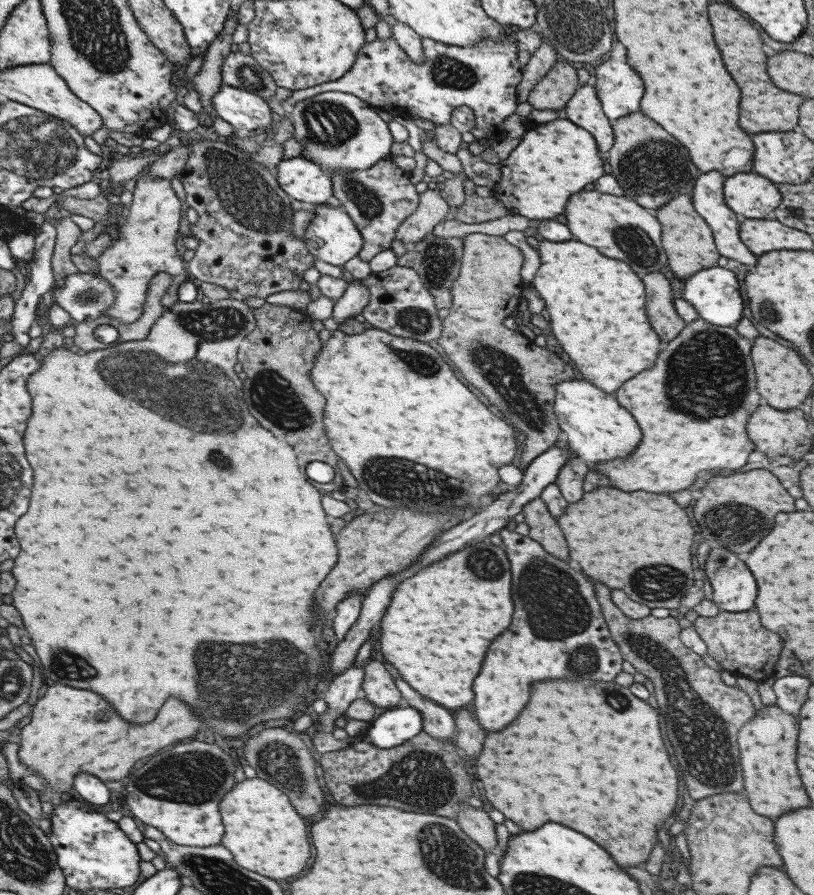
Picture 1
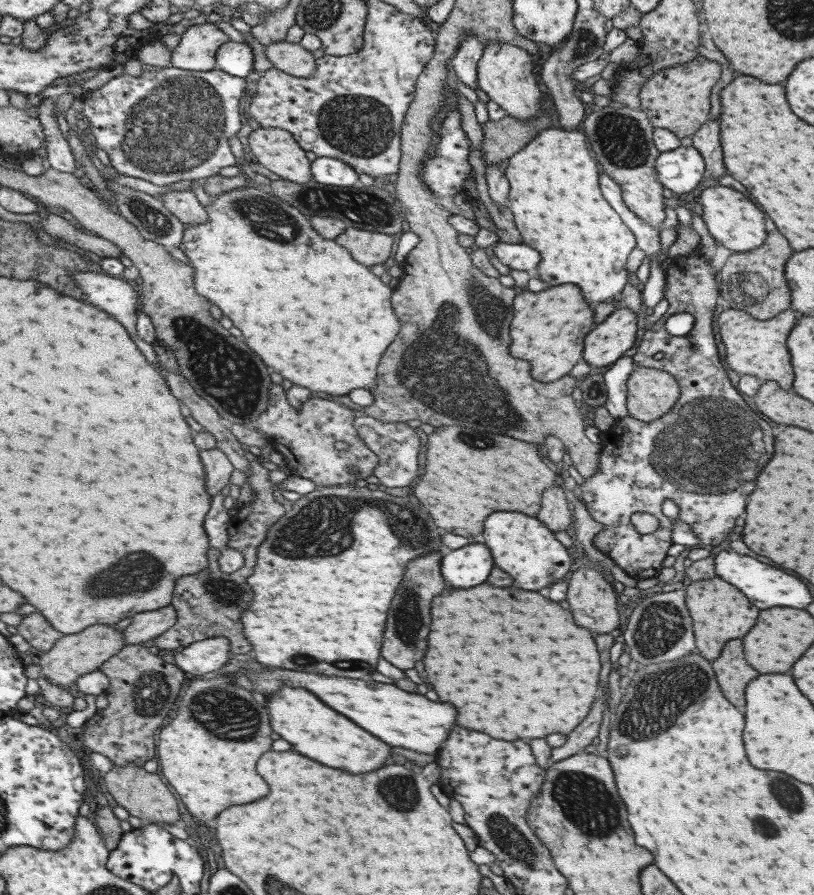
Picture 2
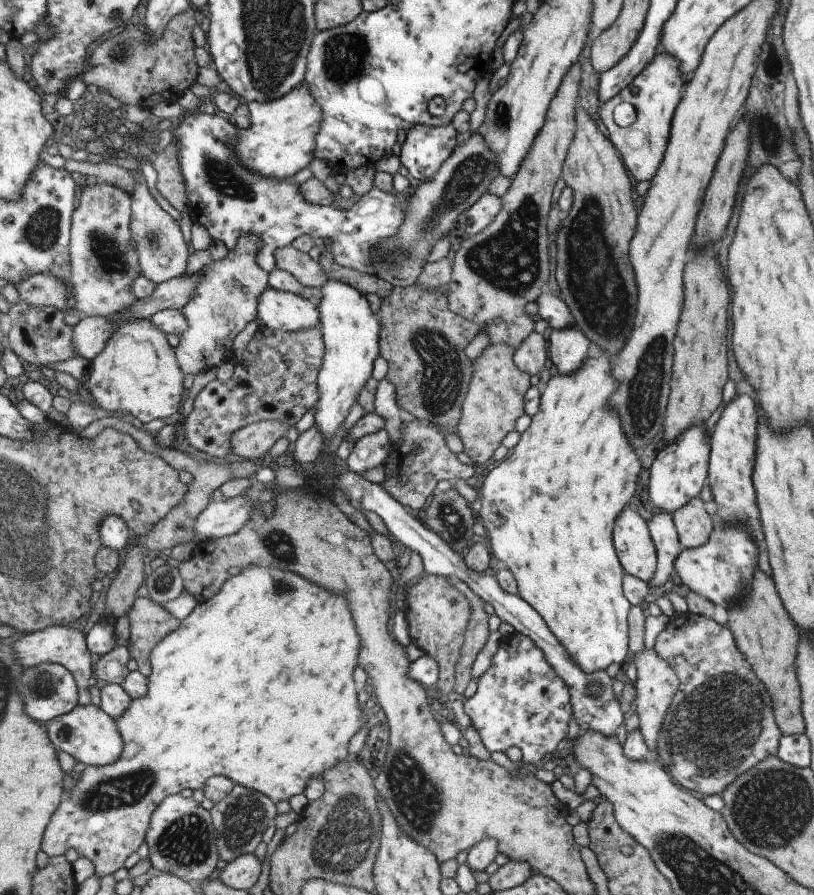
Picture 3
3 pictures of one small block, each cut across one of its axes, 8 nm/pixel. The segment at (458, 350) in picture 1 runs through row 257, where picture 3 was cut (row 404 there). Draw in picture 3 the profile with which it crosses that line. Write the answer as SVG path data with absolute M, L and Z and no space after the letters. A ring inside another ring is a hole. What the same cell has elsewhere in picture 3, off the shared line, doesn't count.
M488 344L471 362L466 394L459 410L457 438L474 464L483 464L500 446L503 437L513 431L515 420L523 414L523 394L529 388L530 375L521 372L513 362L514 349L507 344Z

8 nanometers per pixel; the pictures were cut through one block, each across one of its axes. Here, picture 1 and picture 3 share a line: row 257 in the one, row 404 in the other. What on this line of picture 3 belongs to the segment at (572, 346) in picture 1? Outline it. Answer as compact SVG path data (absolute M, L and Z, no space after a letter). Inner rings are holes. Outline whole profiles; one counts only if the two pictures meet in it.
M603 354L599 358L585 356L577 372L569 376L551 376L540 391L537 412L530 417L529 426L519 435L511 454L477 488L479 518L487 532L488 550L511 572L518 595L531 604L561 648L587 674L605 670L609 664L621 666L628 649L630 604L623 596L624 572L607 528L613 526L613 518L629 498L638 496L633 494L633 486L640 462L621 434L615 412L605 406L613 390L615 382L609 376L609 362Z

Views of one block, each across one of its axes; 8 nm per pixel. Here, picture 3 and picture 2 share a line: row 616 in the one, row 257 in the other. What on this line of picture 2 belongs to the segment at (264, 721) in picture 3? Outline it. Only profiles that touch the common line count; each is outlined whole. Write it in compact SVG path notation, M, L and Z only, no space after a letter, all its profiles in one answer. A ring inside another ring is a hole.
M248 184L213 196L211 203L204 206L207 220L201 224L184 225L178 248L183 252L192 270L192 281L195 292L211 304L215 304L223 316L227 316L235 328L239 328L245 344L263 360L265 366L273 368L273 372L283 378L299 384L311 392L325 392L331 396L343 396L353 388L364 388L371 392L376 385L375 366L383 350L393 342L399 332L399 321L390 307L390 296L393 288L385 285L379 277L373 275L366 266L355 262L346 248L339 246L334 240L321 238L309 222L309 216L297 207L285 204L277 196L273 196L270 187Z

